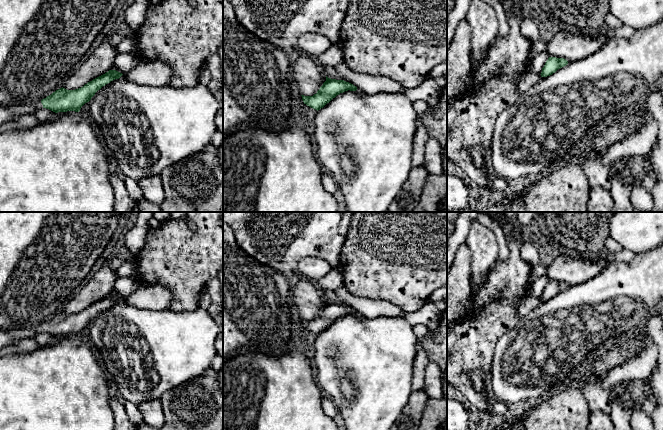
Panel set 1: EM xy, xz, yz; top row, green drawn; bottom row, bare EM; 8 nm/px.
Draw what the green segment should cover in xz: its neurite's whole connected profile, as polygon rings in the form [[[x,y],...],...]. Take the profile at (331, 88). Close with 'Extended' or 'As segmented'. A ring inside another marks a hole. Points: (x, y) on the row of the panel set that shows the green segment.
[[[326,76],[326,81],[316,94],[313,96],[301,96],[304,104],[318,111],[337,95],[348,90],[356,91],[357,87],[344,80],[331,79]]]. As segmented

